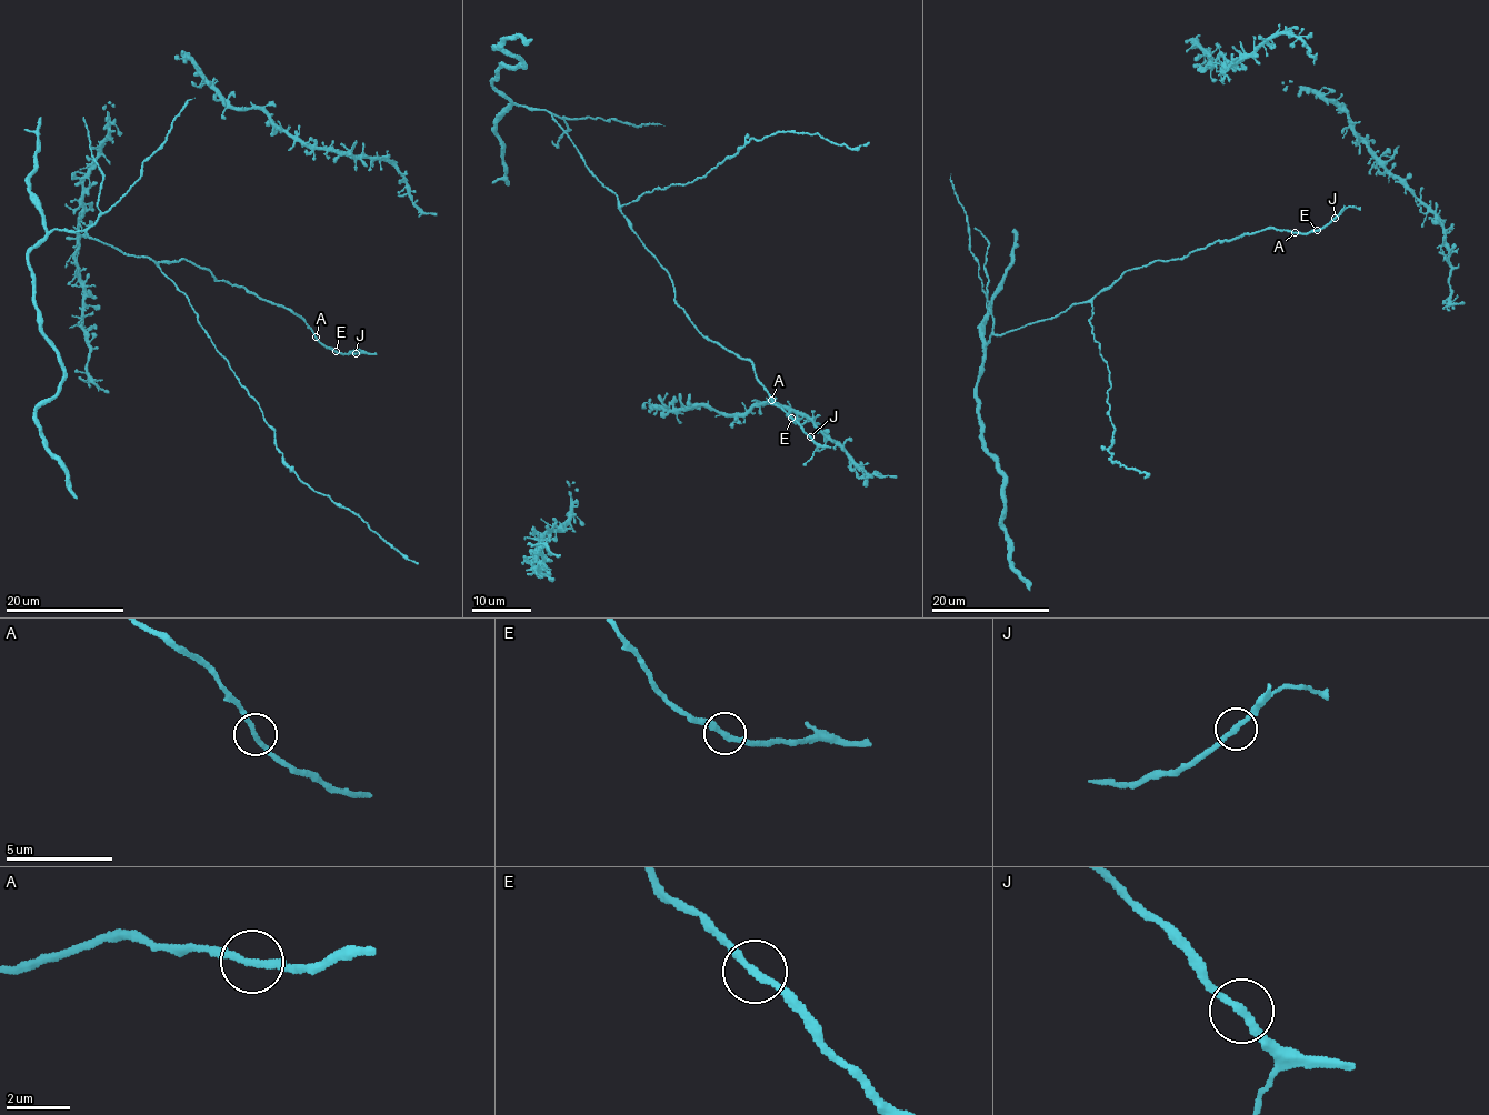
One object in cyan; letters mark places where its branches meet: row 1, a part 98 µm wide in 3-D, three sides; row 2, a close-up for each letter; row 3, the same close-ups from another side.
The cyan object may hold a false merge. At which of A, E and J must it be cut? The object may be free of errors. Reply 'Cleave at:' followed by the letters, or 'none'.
Cleave at: none

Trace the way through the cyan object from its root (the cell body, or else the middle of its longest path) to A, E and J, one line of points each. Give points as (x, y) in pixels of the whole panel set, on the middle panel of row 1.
A: (830, 446), (819, 446), (771, 400)
E: (830, 446), (819, 446), (791, 418)
J: (830, 446), (819, 446), (810, 437)

